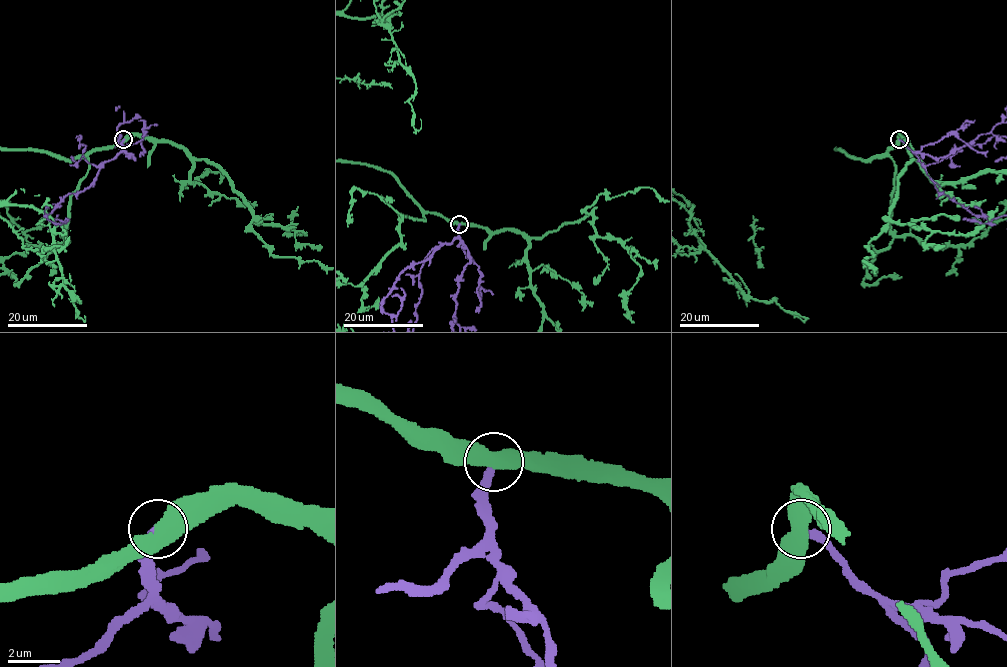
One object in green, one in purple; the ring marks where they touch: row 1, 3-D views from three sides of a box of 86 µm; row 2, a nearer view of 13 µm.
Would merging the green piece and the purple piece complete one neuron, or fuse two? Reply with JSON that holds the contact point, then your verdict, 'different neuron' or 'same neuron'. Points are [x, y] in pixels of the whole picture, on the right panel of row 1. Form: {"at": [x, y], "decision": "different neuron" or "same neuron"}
{"at": [899, 139], "decision": "different neuron"}

